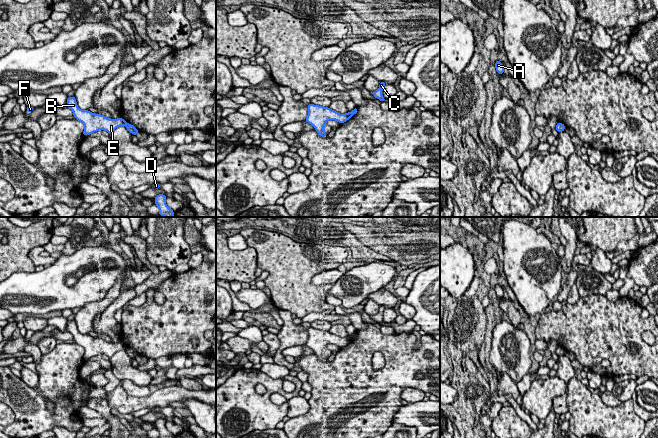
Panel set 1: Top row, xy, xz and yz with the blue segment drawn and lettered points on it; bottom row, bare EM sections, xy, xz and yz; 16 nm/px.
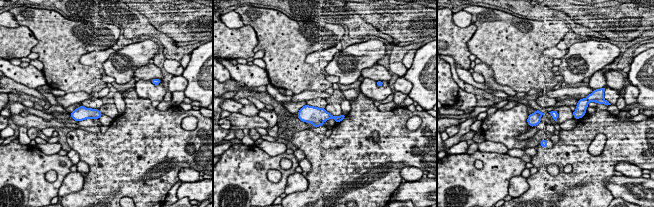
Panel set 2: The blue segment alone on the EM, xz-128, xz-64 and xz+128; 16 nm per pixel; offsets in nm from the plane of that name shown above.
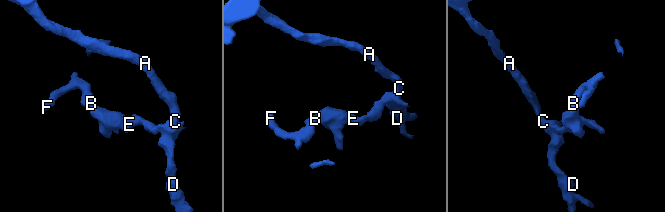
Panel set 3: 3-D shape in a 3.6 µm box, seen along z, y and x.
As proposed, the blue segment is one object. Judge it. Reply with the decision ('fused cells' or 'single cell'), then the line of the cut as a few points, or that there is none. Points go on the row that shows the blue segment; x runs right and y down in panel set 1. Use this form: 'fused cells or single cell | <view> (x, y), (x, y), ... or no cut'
fused cells | xy (127, 123), (125, 125)

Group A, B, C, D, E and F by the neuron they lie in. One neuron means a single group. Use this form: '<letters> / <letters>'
A C D / B E F

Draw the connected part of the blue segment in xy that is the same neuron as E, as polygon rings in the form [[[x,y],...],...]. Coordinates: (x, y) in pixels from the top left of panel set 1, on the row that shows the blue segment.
[[[75,96],[67,97],[67,108],[73,111],[75,119],[84,124],[84,136],[90,135],[99,130],[104,130],[111,134],[116,128],[127,125],[127,122],[121,117],[110,119],[102,114],[95,114],[89,110],[84,111],[80,109],[77,105]]]

